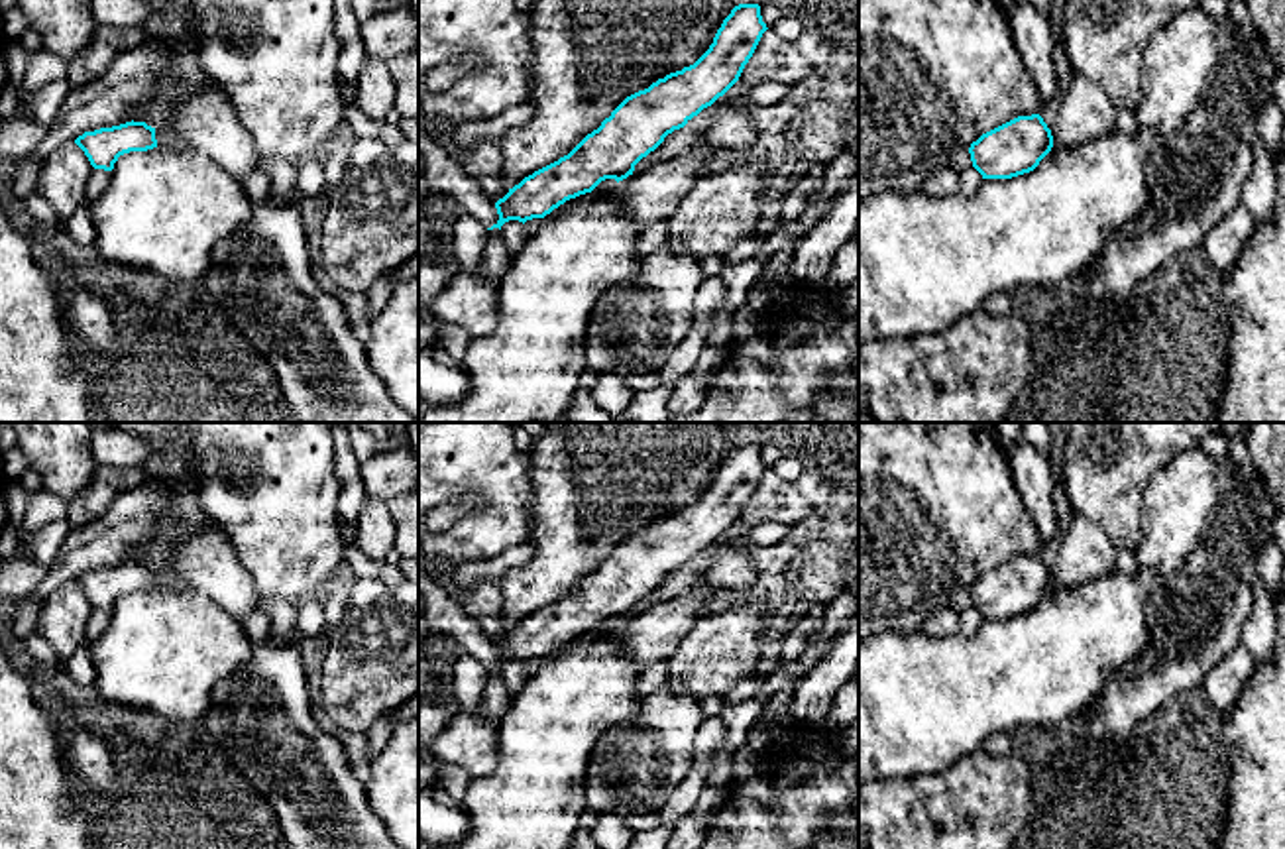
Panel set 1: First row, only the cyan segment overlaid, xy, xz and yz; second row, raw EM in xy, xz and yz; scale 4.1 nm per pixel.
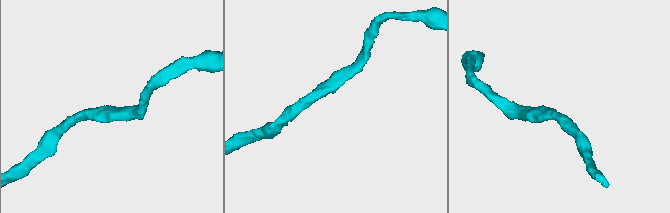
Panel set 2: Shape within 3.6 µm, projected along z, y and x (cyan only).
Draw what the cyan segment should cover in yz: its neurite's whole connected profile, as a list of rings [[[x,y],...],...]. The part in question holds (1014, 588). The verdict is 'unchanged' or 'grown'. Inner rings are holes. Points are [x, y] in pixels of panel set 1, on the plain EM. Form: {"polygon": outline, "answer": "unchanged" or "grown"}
{"polygon": [[[1032,554],[982,574],[969,594],[982,619],[1012,619],[1034,611],[1051,588],[1051,570],[1039,554]]], "answer": "unchanged"}

